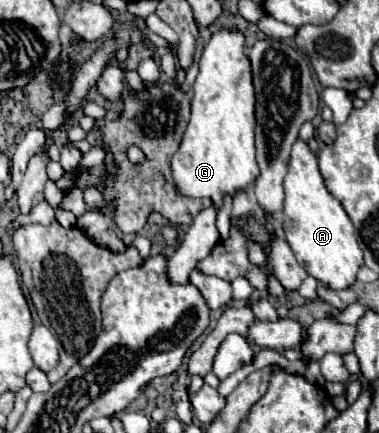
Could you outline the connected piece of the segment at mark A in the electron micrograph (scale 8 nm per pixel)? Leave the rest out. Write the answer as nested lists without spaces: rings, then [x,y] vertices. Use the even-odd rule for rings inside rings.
[[[301,139],[295,141],[289,159],[289,173],[285,177],[285,209],[283,231],[301,267],[319,283],[333,291],[349,289],[363,265],[363,251],[357,247],[353,223],[341,203],[327,191],[317,167],[317,157]]]

